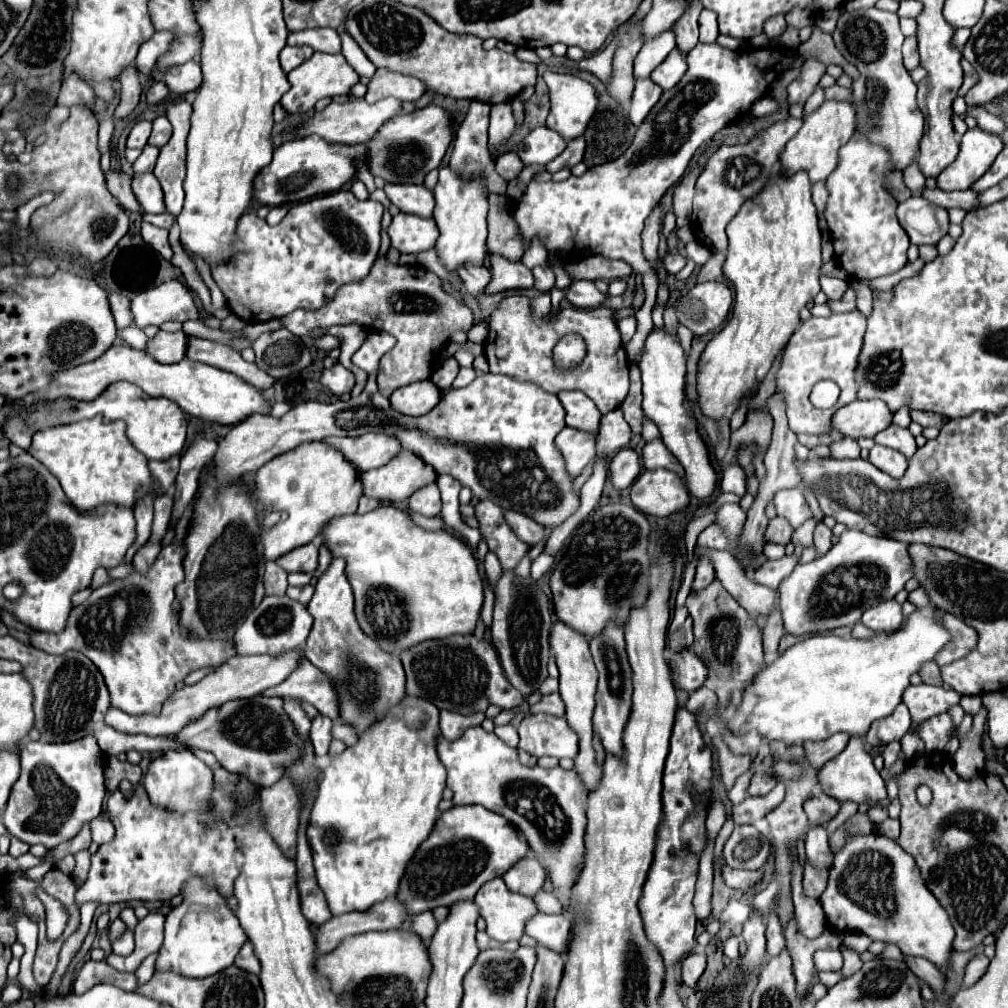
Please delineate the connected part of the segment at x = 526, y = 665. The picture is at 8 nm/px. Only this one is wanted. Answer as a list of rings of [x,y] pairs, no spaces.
[[[504,572],[496,586],[494,602],[494,622],[490,626],[492,644],[498,650],[502,668],[508,682],[520,690],[524,696],[530,696],[540,688],[548,678],[548,634],[550,634],[550,604],[546,594],[538,588],[536,582],[518,580],[512,572]]]

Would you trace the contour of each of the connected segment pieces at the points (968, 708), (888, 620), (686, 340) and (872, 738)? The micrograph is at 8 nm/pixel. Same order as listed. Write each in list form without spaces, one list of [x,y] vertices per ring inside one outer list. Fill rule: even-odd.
[[[963,696],[960,705],[966,713],[975,716],[982,707],[982,699],[980,696]]]
[[[892,598],[892,600],[886,600],[874,608],[868,608],[864,614],[862,614],[862,624],[868,626],[870,630],[874,632],[892,632],[892,630],[898,630],[904,622],[904,616],[902,616],[902,606]]]
[[[681,325],[678,328],[677,335],[680,339],[682,347],[684,348],[686,357],[688,357],[691,350],[691,343],[694,338],[694,334],[688,328]]]
[[[898,704],[892,716],[886,716],[886,720],[878,720],[870,726],[866,742],[870,746],[886,746],[892,740],[900,740],[910,728],[912,728],[912,718],[908,708],[906,704]]]

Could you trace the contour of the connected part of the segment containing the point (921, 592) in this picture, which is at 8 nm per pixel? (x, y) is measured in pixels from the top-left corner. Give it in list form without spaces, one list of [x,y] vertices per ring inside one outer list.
[[[918,586],[916,590],[912,590],[910,596],[908,596],[908,600],[912,604],[916,604],[916,608],[924,608],[924,606],[930,604],[930,598],[928,598],[928,594],[926,594],[926,590],[922,586]]]

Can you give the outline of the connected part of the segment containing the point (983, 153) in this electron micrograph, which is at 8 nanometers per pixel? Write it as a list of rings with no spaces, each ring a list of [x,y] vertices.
[[[980,128],[968,130],[960,140],[960,154],[950,168],[942,170],[938,180],[940,190],[966,190],[992,166],[1004,148],[1000,136],[988,134]]]

